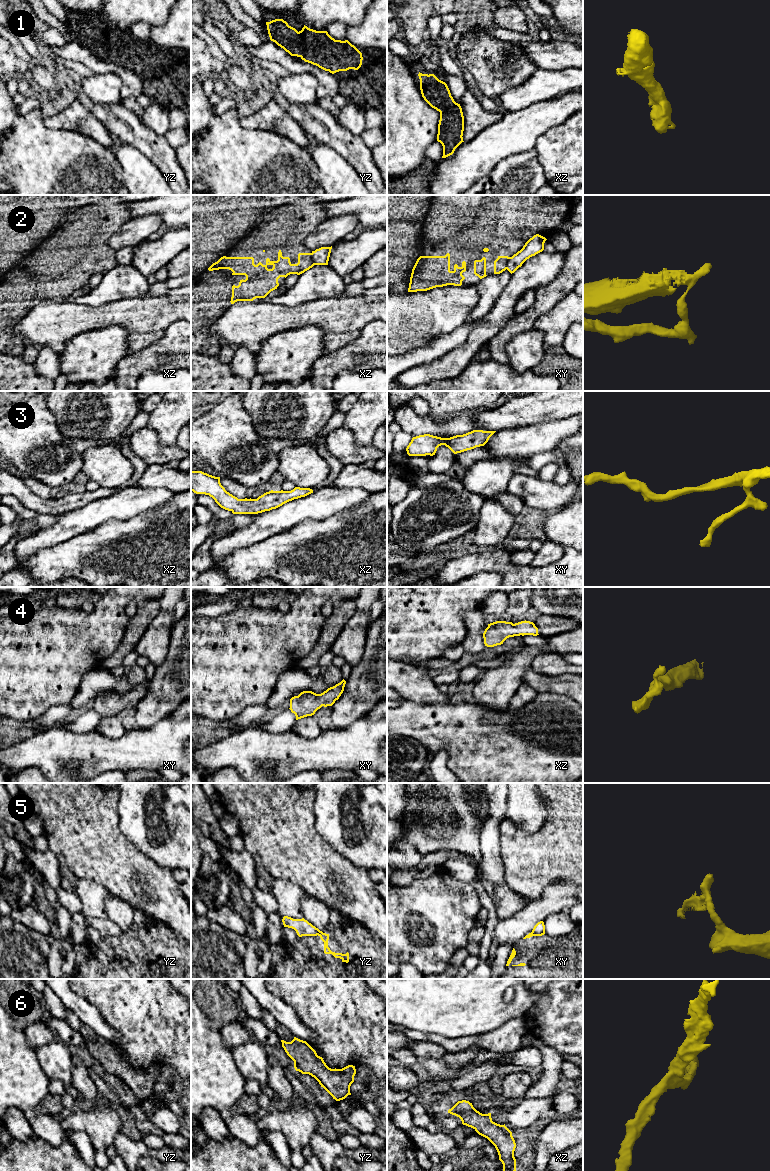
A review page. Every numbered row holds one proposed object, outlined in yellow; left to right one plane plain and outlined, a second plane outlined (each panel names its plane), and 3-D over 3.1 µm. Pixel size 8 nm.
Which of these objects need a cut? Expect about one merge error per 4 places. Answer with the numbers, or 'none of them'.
2, 5

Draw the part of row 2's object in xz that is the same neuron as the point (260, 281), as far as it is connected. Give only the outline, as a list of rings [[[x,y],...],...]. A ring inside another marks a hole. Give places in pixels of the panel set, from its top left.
[[[281,250],[278,252],[278,260],[271,261],[269,258],[266,259],[266,264],[263,265],[259,262],[257,265],[254,264],[253,257],[221,257],[217,262],[213,263],[208,270],[219,270],[229,269],[233,273],[232,275],[245,275],[245,280],[240,280],[239,285],[232,286],[232,297],[231,304],[237,301],[253,301],[256,298],[265,298],[271,291],[277,289],[279,286],[278,279],[280,277],[287,277],[290,274],[300,275],[305,271],[309,270],[314,266],[312,260],[312,253],[299,253],[298,263],[292,264],[289,257],[283,257]]]

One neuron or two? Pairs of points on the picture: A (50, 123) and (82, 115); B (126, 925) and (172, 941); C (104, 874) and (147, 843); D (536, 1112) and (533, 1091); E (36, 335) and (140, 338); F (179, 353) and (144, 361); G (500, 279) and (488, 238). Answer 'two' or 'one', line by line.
A: one
B: two
C: two
D: two
E: two
F: one
G: two

